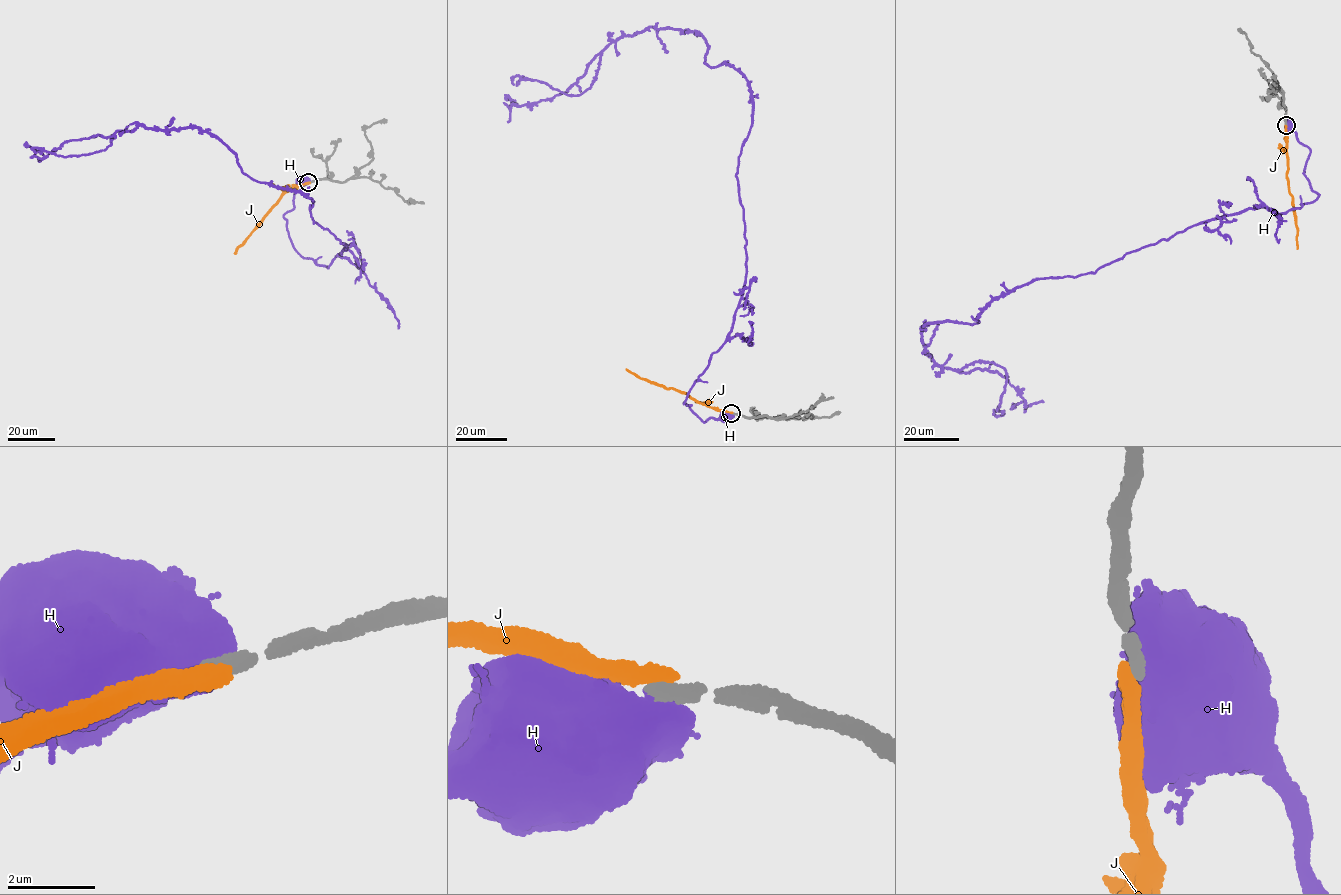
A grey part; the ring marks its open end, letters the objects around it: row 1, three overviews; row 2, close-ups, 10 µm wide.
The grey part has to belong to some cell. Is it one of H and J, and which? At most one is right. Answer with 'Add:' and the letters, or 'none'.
Add: none

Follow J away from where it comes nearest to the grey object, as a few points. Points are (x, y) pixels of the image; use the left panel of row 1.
J: (309, 182), (294, 186), (282, 195), (235, 254)

